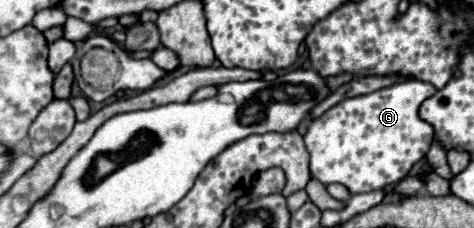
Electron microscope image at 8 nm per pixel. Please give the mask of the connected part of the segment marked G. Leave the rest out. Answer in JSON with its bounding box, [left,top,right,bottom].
[304,79,436,195]

